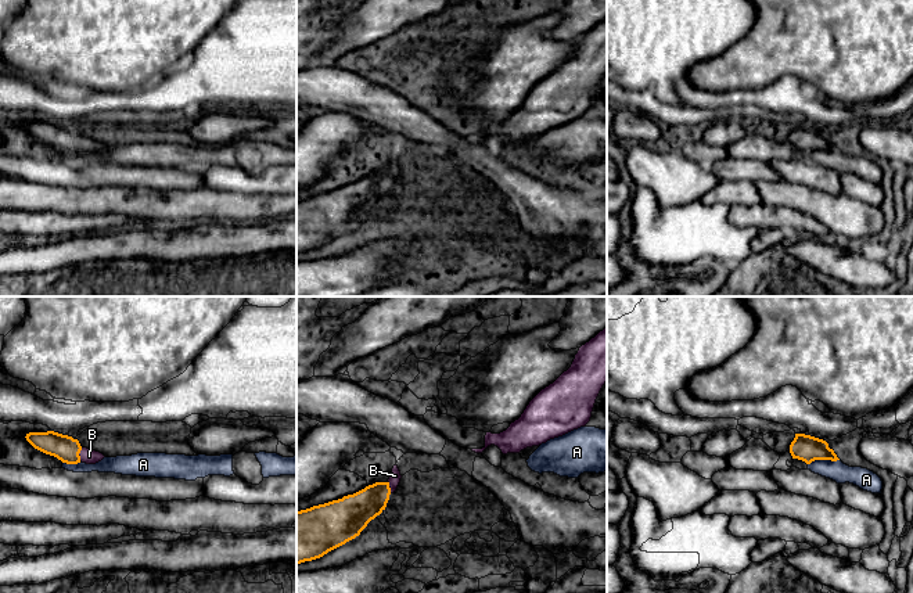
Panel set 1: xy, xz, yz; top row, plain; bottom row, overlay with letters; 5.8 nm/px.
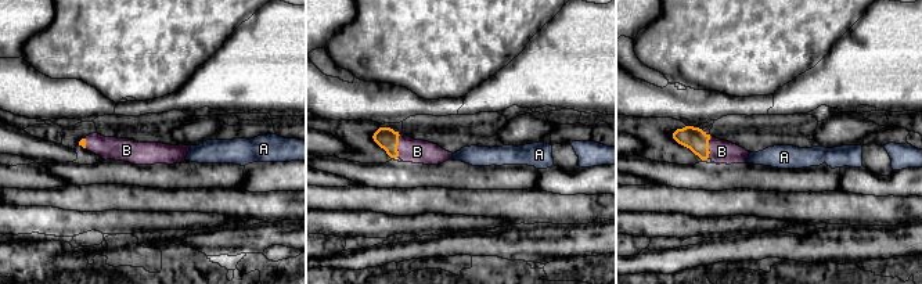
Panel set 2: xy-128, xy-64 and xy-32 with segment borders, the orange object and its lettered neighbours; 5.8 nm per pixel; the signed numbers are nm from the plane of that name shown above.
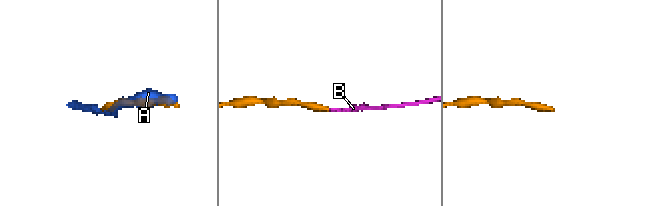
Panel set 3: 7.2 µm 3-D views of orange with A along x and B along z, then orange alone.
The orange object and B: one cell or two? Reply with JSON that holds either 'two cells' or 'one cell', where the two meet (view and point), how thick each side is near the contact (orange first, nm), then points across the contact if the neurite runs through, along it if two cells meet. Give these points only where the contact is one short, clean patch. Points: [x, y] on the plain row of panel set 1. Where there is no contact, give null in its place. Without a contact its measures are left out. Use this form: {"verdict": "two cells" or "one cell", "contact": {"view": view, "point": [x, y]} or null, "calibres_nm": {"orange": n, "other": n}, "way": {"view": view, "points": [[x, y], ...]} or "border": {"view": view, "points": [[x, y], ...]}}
{"verdict": "one cell", "contact": {"view": "xy", "point": [78, 144]}, "calibres_nm": {"orange": 150, "other": 90}, "way": {"view": "xy", "points": [[67, 139], [78, 144], [89, 146]]}}

